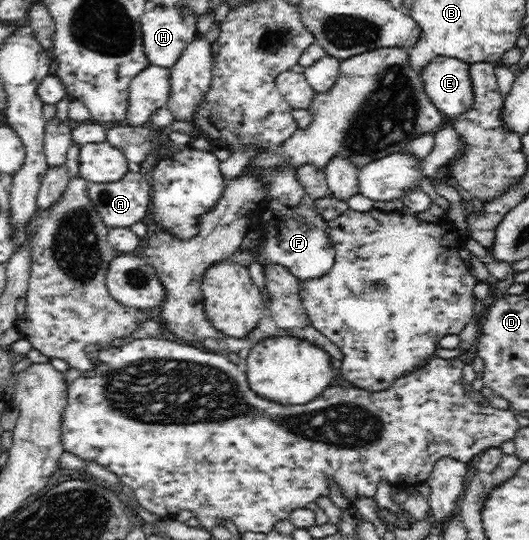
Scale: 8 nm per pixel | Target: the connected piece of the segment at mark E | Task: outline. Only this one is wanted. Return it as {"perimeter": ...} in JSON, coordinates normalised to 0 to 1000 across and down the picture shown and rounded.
{"perimeter":[[[828,104],[792,131],[792,143],[811,183],[841,215],[856,220],[890,202],[894,154],[879,113]]]}

